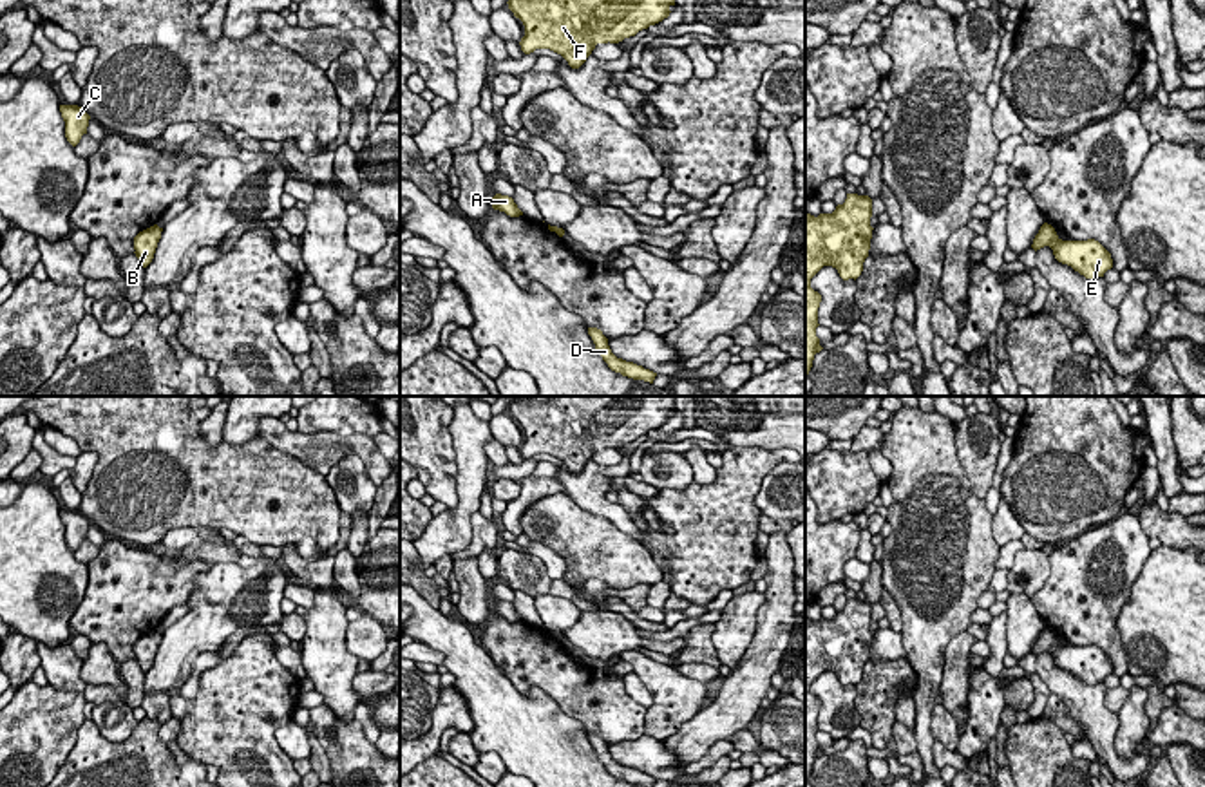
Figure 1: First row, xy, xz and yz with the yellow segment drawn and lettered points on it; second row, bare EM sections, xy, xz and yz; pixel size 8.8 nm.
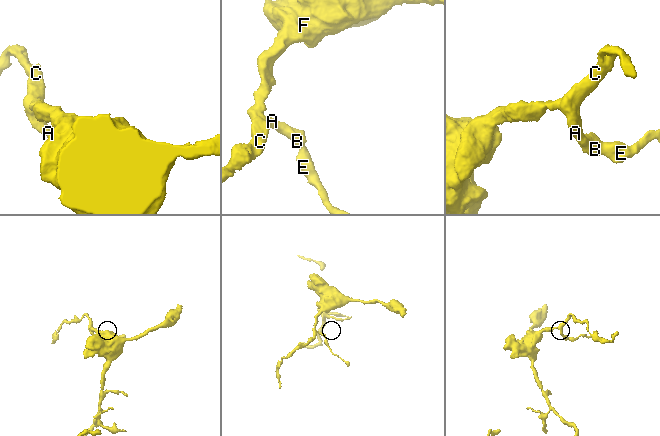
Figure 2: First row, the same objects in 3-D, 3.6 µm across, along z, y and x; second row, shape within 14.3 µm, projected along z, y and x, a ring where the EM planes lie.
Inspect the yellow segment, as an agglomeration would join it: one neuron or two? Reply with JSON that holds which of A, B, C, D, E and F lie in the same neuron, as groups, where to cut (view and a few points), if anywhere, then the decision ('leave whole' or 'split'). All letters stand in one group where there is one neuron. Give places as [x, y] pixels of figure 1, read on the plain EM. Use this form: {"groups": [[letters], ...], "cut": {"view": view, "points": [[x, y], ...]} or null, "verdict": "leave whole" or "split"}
{"groups": [["A", "B", "C", "D", "E", "F"]], "cut": null, "verdict": "leave whole"}

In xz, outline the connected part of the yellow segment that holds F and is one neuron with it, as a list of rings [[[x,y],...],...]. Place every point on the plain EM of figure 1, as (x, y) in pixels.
[[[548,396],[537,400],[508,400],[508,414],[525,431],[519,450],[525,460],[550,454],[561,460],[572,474],[579,474],[597,449],[619,449],[669,422],[675,396]]]

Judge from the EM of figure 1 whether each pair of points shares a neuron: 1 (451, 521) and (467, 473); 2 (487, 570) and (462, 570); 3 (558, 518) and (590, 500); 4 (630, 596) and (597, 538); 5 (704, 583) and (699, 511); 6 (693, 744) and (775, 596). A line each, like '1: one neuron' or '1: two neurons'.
1: one neuron
2: two neurons
3: two neurons
4: two neurons
5: one neuron
6: one neuron

